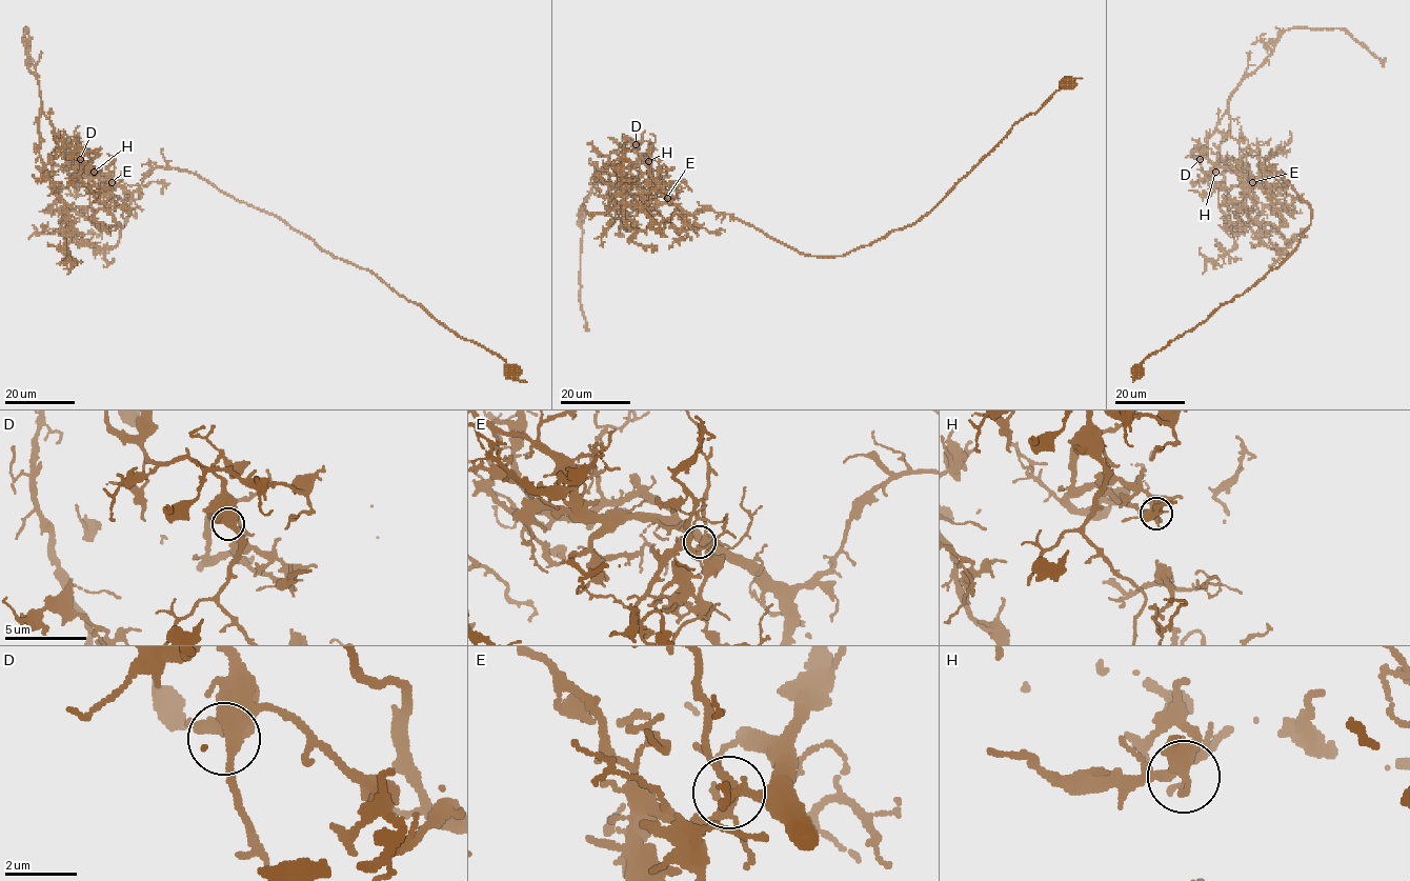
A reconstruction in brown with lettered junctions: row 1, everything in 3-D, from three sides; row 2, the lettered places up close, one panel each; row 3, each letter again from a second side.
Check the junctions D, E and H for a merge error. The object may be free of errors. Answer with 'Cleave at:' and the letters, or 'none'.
Cleave at: H

